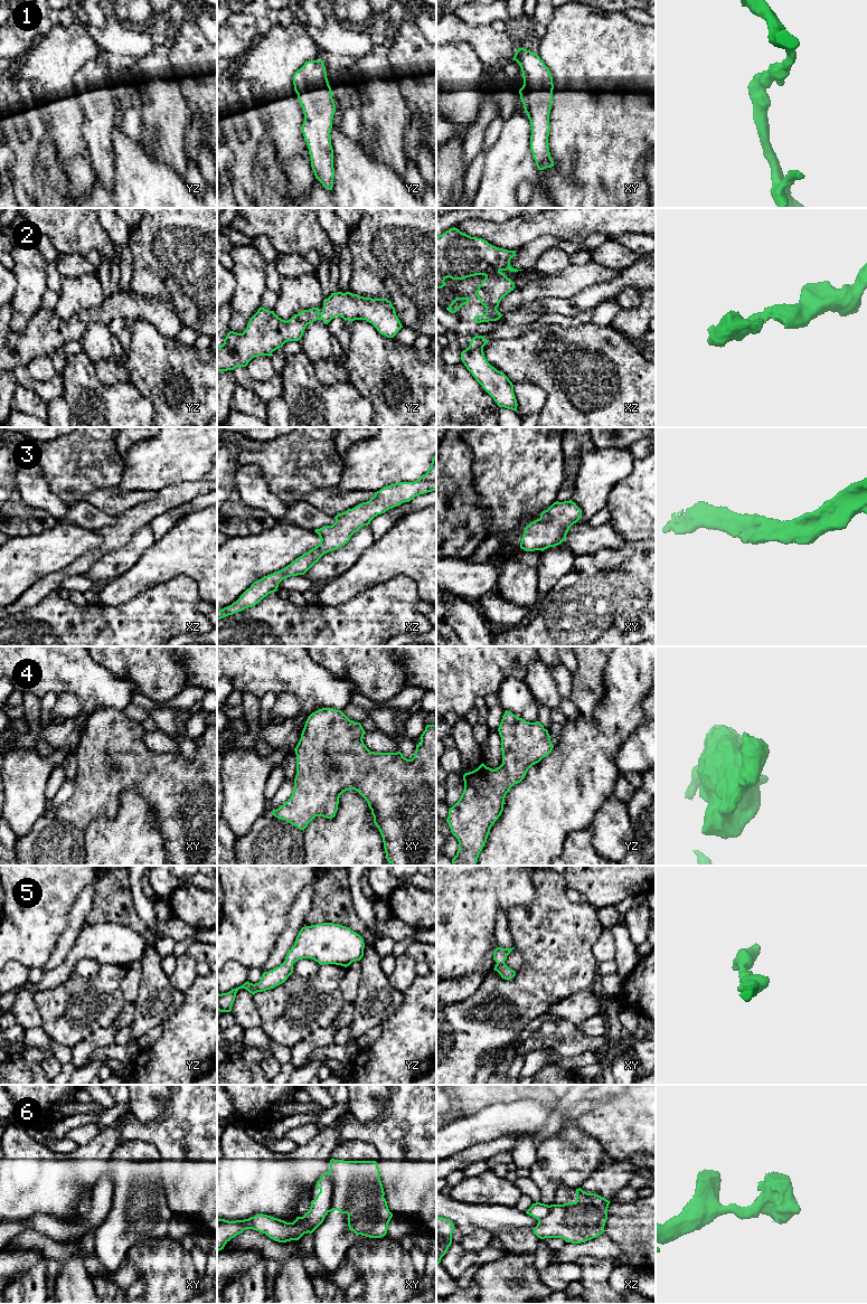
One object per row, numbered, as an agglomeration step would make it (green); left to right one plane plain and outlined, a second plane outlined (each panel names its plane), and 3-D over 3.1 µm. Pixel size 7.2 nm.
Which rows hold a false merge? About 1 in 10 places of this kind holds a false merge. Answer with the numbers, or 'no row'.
6

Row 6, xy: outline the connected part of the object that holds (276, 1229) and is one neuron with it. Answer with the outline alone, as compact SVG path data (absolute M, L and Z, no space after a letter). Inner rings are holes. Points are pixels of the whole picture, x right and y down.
M323 1173L315 1187L320 1190L311 1201L310 1210L293 1222L267 1216L256 1215L248 1219L228 1221L217 1218L217 1253L235 1236L246 1229L265 1234L279 1242L299 1240L304 1234L312 1234L324 1220L331 1207L332 1183L328 1173Z

